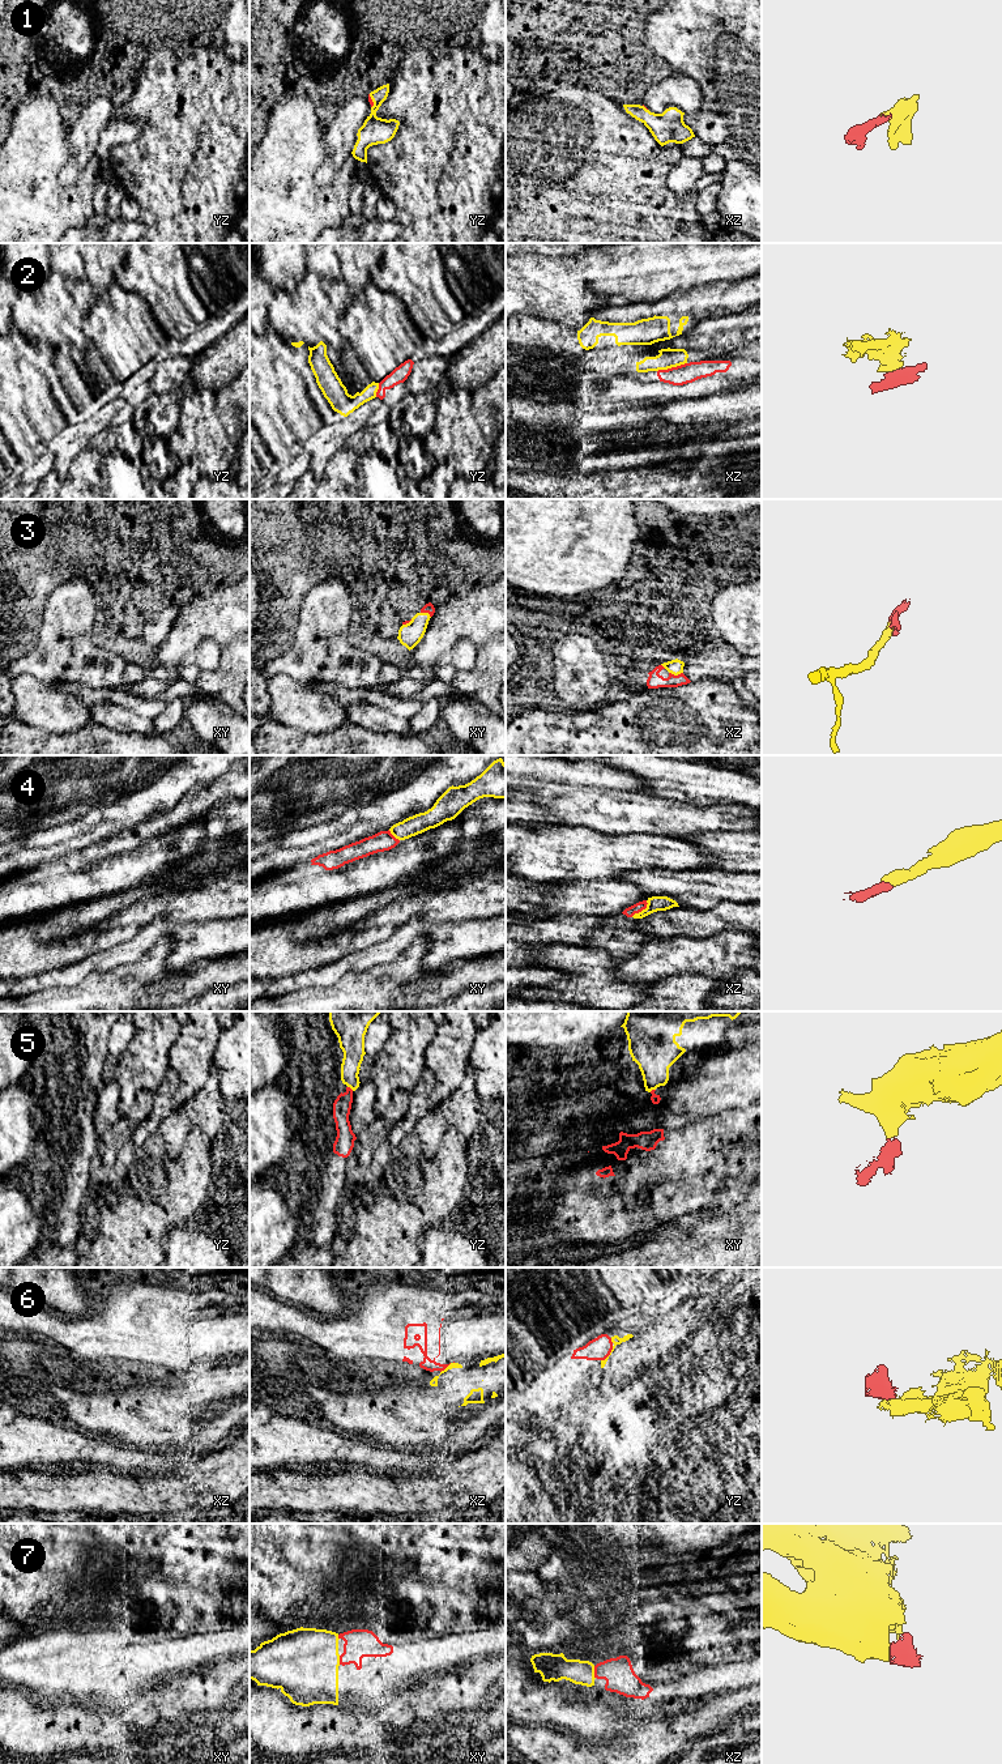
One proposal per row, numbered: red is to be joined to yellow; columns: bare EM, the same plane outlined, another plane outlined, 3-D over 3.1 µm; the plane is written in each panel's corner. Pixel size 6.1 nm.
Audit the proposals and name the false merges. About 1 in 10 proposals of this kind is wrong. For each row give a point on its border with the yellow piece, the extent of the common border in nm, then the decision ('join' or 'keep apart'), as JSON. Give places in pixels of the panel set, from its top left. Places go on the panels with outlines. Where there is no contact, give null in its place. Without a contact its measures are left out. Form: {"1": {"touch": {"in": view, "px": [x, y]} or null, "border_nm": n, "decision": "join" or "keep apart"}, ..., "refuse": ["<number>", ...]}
{"1": {"touch": {"in": "yz", "px": [372, 101]}, "border_nm": 90, "decision": "join"}, "2": {"touch": {"in": "xz", "px": [672, 366]}, "border_nm": 190, "decision": "keep apart"}, "3": {"touch": {"in": "xz", "px": [676, 674]}, "border_nm": 90, "decision": "join"}, "4": {"touch": {"in": "xz", "px": [643, 910]}, "border_nm": 140, "decision": "join"}, "5": {"touch": {"in": "yz", "px": [350, 1087]}, "border_nm": 50, "decision": "join"}, "6": {"touch": {"in": "yz", "px": [610, 1354]}, "border_nm": 120, "decision": "join"}, "7": {"touch": {"in": "xz", "px": [593, 1673]}, "border_nm": 80, "decision": "join"}, "refuse": ["2"]}

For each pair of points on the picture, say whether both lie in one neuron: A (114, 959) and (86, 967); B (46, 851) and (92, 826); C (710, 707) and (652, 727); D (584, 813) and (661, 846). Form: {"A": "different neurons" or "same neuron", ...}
{"A": "same neuron", "B": "same neuron", "C": "same neuron", "D": "different neurons"}

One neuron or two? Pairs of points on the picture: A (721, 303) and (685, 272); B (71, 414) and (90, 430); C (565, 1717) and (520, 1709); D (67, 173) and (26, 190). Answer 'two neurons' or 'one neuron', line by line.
A: two neurons
B: two neurons
C: one neuron
D: two neurons

